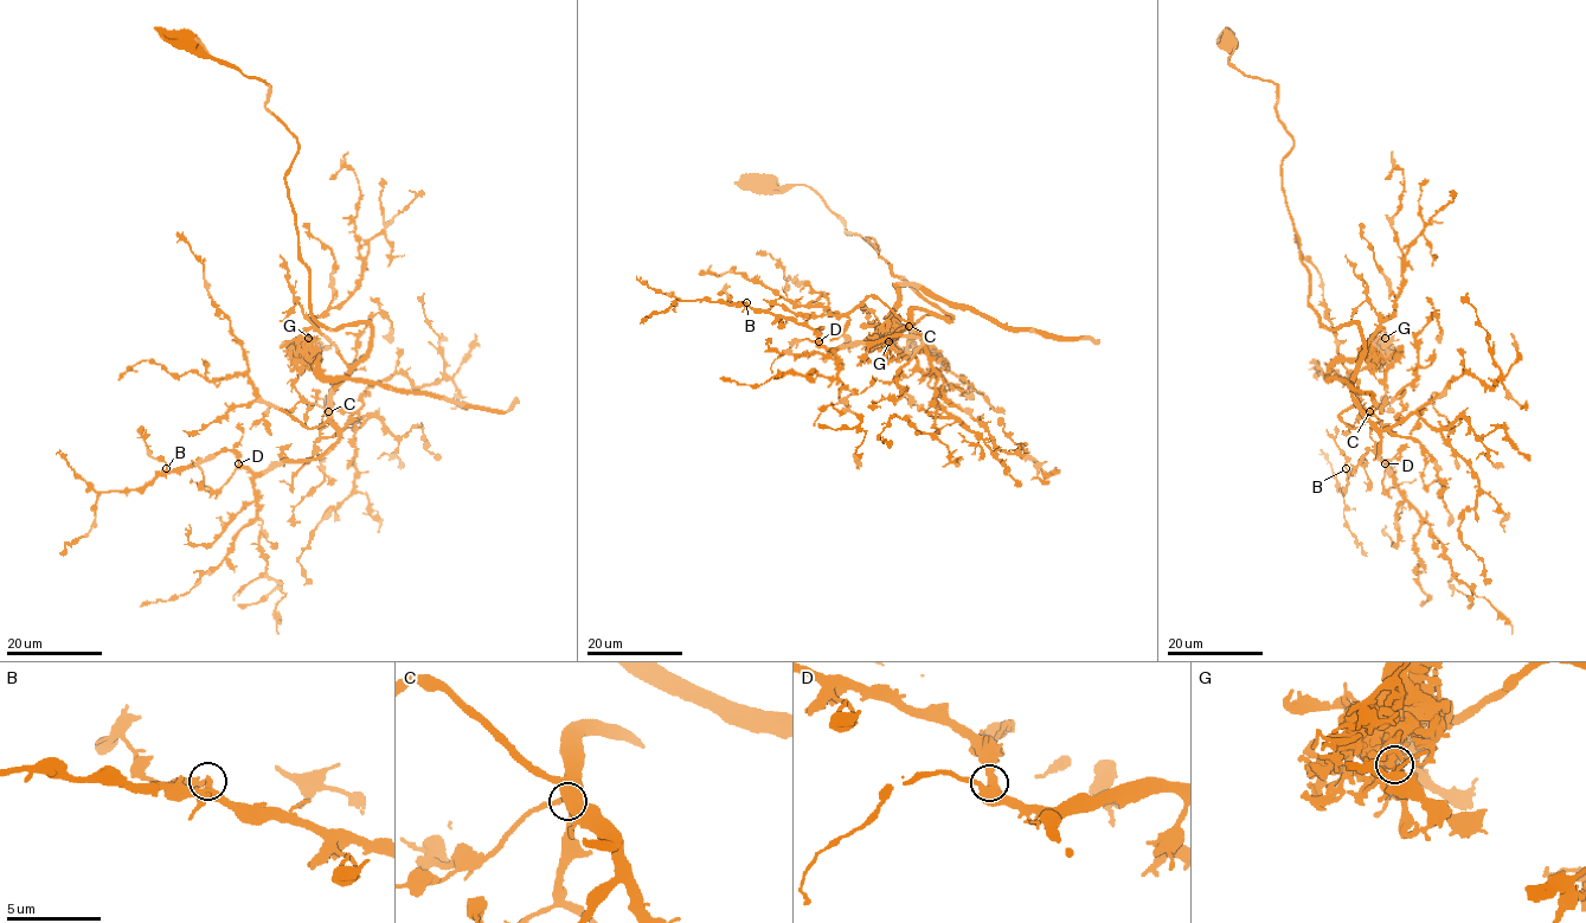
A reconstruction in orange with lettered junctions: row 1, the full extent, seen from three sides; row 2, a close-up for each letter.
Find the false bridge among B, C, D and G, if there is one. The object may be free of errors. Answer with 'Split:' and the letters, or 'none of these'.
Split: G

